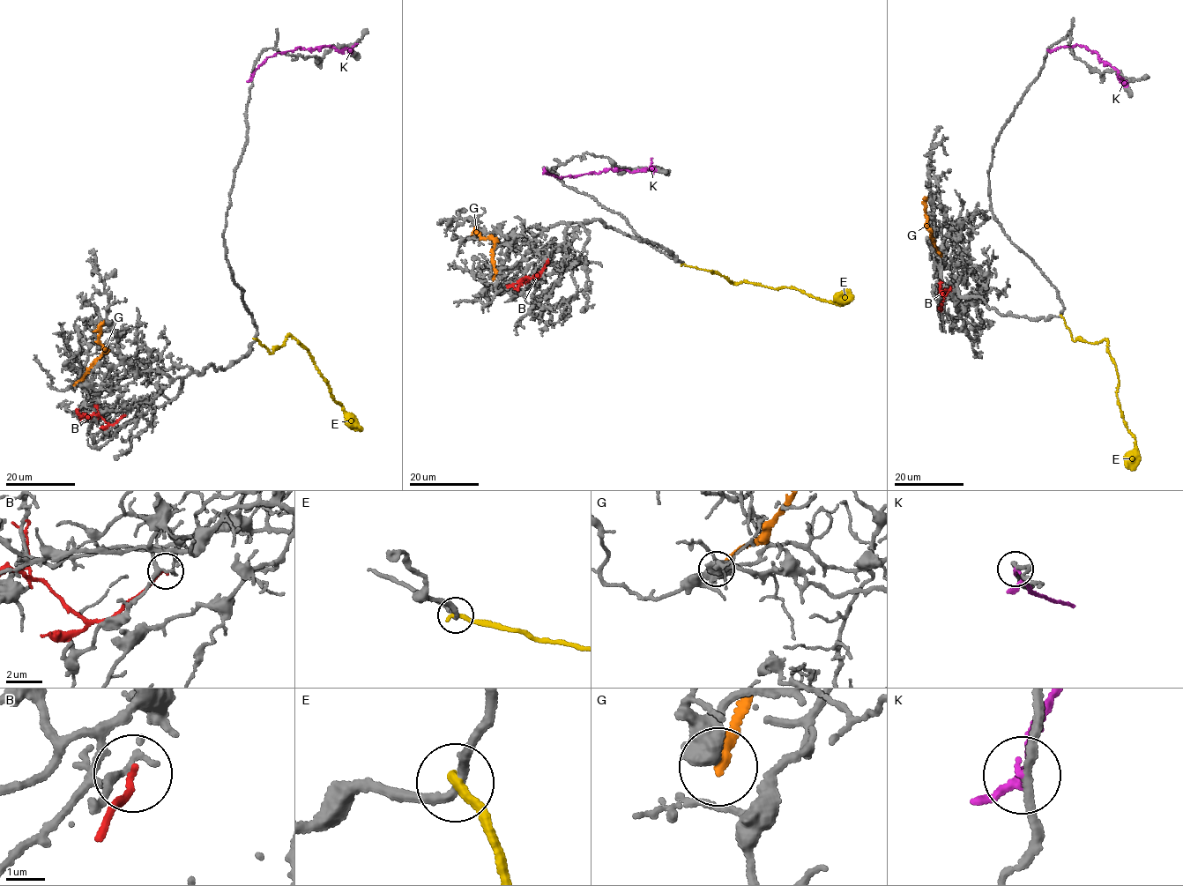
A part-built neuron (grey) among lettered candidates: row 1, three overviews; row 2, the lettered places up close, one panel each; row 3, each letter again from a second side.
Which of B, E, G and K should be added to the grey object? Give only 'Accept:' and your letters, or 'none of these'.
Accept: none of these

